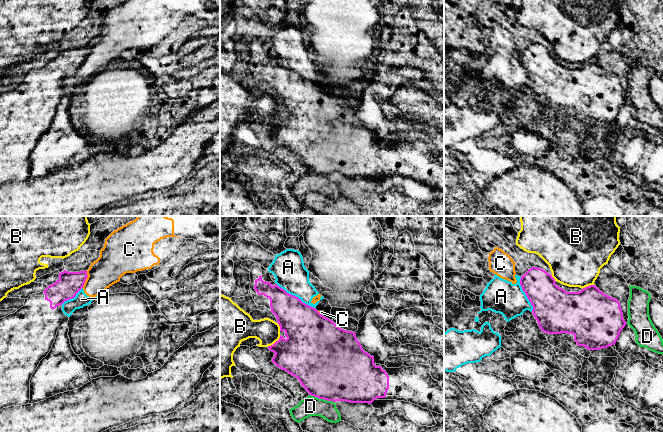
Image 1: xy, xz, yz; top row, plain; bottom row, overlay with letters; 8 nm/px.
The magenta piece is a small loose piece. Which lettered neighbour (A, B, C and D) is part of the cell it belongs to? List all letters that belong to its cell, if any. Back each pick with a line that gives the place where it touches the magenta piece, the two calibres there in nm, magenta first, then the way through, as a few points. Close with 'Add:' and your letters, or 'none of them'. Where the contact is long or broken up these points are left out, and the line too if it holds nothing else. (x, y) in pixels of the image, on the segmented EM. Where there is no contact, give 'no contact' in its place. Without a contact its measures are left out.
Add: none of them

